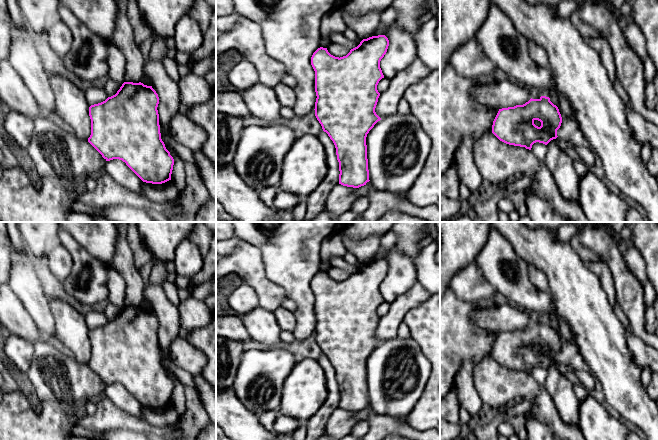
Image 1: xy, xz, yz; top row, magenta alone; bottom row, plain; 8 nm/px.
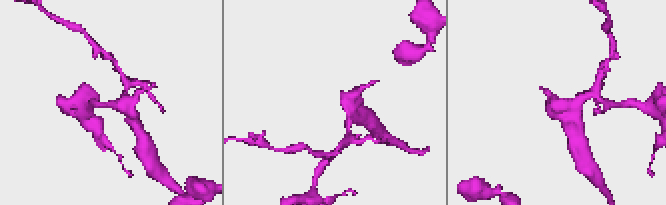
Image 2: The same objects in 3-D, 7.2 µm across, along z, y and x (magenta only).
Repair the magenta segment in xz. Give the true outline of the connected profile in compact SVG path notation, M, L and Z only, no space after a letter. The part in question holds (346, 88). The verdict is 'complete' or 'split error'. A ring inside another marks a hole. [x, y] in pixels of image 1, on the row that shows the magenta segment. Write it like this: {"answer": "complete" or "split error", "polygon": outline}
{"answer": "complete", "polygon": "M378 35L363 39L357 47L340 58L331 55L327 48L323 47L318 48L311 57L311 65L315 71L315 92L317 96L314 109L315 116L323 131L328 134L335 145L340 171L339 184L343 186L359 188L370 181L366 137L374 125L381 120L375 112L380 96L377 85L384 78L380 61L386 54L388 46L388 38L385 35Z"}

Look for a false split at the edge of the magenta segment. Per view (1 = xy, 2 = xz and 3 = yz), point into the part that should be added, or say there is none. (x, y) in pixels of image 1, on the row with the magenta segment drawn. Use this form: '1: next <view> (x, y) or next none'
1: next none
2: next none
3: next none

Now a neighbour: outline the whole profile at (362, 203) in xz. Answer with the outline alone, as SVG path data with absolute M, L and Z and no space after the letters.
M361 196L353 203L350 211L361 215L365 210L369 208L369 206L370 206L370 201L367 198L367 196Z

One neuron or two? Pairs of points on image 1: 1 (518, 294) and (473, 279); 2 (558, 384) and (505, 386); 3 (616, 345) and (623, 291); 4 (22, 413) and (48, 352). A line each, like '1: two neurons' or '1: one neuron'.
1: two neurons
2: two neurons
3: two neurons
4: one neuron

